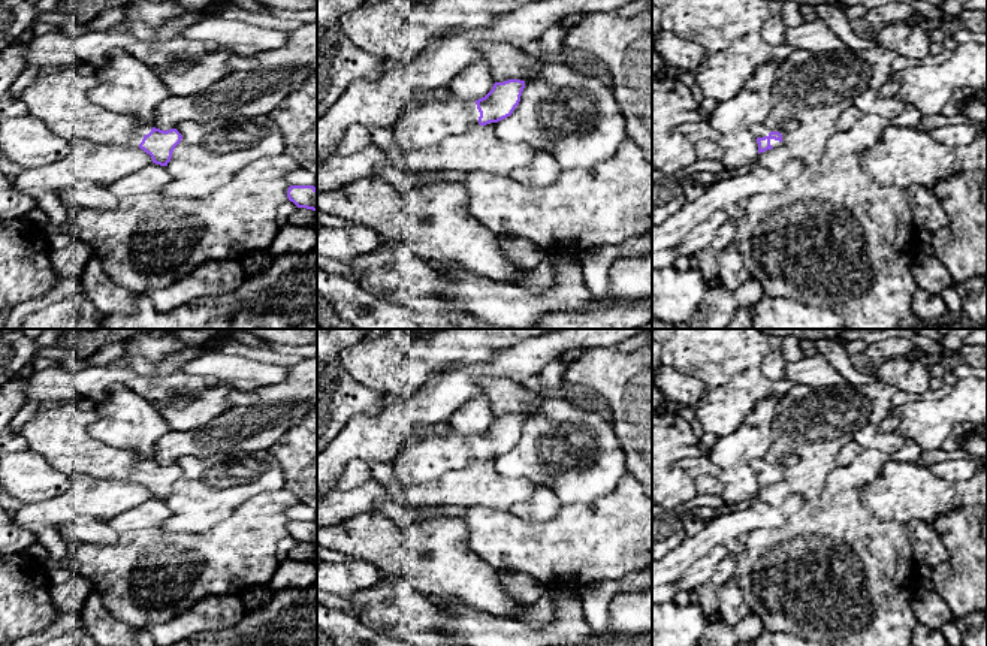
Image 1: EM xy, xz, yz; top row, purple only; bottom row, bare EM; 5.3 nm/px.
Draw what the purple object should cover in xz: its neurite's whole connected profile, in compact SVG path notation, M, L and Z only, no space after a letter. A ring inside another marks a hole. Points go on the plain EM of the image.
M520 414L495 417L485 432L474 435L476 447L458 429L447 435L429 435L411 447L404 440L399 449L411 456L410 482L423 484L447 471L465 468L474 459L486 461L510 452L520 437L523 423L525 416Z

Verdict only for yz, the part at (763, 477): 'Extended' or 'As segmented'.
Extended

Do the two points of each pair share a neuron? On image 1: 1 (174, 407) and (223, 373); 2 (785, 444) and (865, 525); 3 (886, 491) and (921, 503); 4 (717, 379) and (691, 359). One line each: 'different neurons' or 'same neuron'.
1: different neurons
2: different neurons
3: same neuron
4: same neuron

